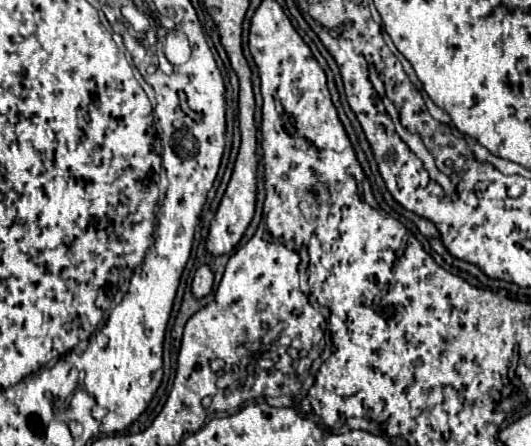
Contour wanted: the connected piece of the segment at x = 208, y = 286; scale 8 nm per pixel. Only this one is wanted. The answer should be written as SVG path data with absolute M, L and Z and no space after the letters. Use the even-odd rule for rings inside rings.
M203 265L203 267L197 269L197 273L195 273L195 277L193 277L191 291L193 291L193 295L195 295L197 299L201 299L201 297L209 295L211 289L213 289L213 273L211 273L211 269L209 269L207 265Z

